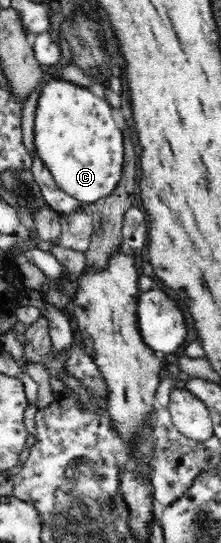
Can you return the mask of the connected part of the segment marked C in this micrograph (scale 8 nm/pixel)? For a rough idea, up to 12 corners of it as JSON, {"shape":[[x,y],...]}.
{"shape":[[43,81],[37,155],[85,205],[121,181],[123,130],[105,96]]}

